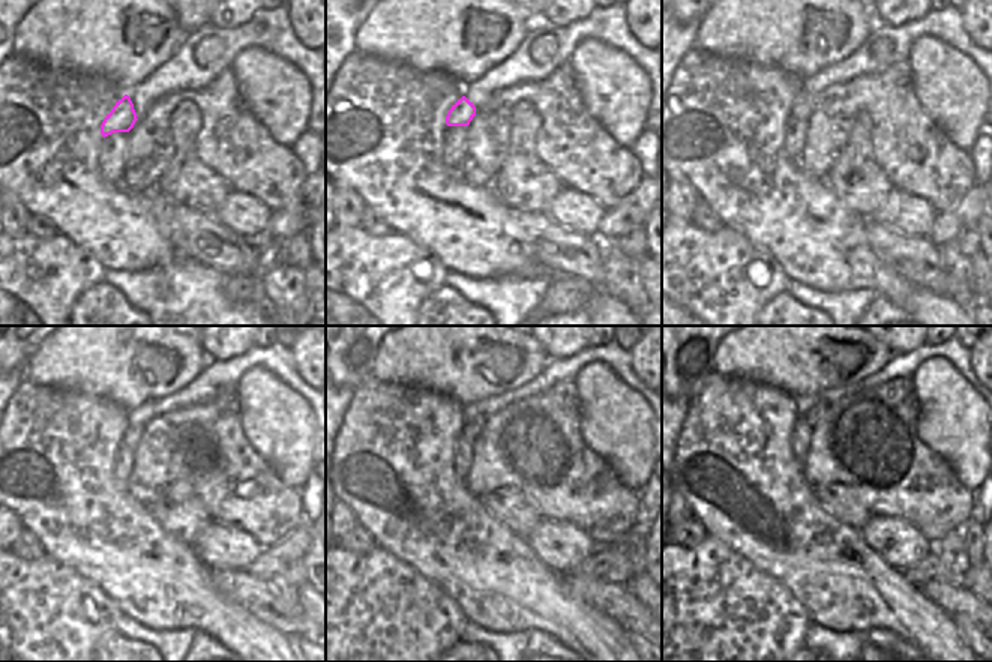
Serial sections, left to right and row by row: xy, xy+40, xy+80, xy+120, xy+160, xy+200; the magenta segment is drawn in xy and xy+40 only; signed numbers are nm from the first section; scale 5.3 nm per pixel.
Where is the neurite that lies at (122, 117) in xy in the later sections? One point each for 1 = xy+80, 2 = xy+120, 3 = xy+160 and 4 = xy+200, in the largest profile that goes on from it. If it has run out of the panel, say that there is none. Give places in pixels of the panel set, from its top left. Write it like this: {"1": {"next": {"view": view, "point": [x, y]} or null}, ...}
{"1": {"next": {"view": "xy+80", "point": [802, 108]}}, "2": {"next": {"view": "xy+120", "point": [132, 436]}}, "3": {"next": {"view": "xy+160", "point": [471, 430]}}, "4": {"next": {"view": "xy+200", "point": [814, 415]}}}

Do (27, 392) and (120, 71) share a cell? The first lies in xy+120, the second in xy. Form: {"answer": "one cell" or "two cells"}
{"answer": "two cells"}

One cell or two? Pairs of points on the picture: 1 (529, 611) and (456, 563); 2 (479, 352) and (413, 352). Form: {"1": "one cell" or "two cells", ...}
{"1": "one cell", "2": "one cell"}

